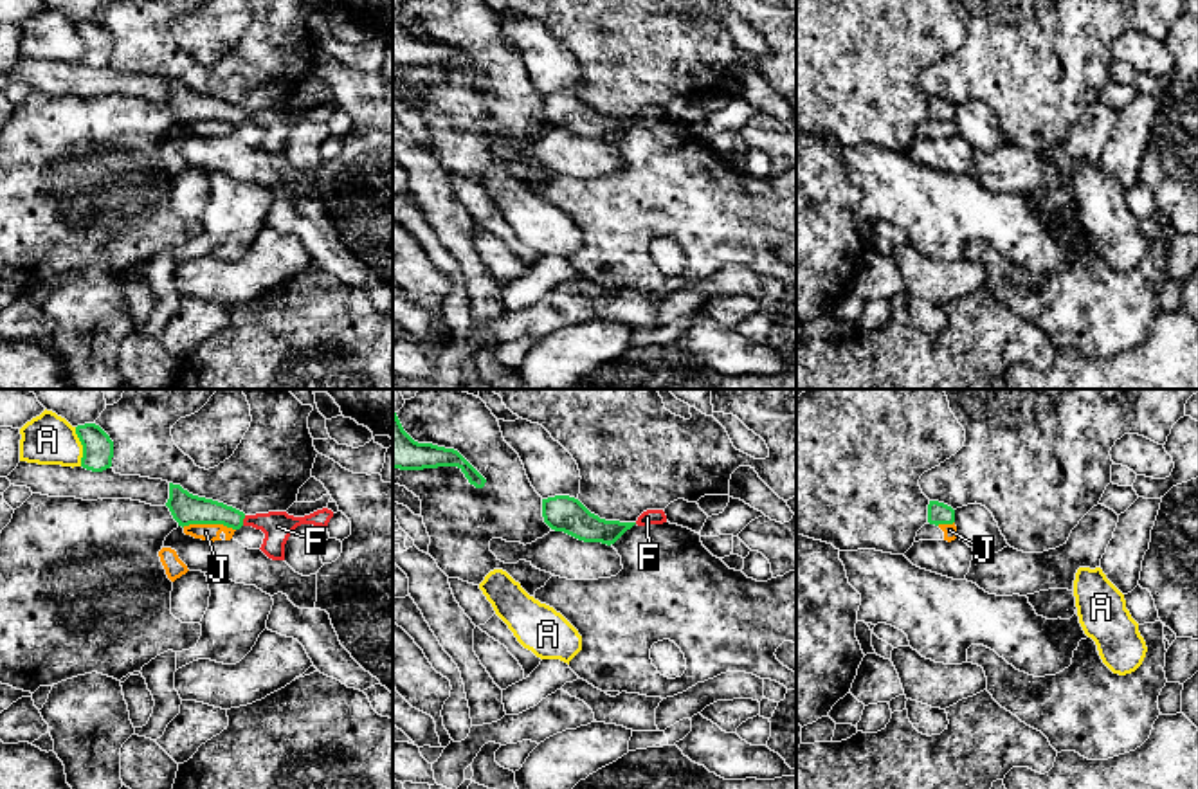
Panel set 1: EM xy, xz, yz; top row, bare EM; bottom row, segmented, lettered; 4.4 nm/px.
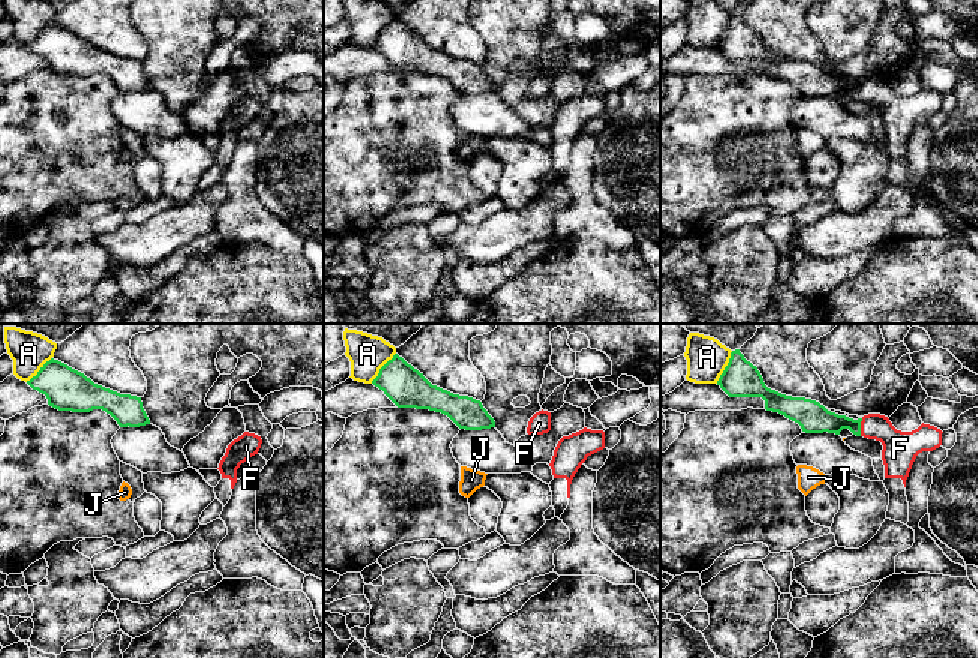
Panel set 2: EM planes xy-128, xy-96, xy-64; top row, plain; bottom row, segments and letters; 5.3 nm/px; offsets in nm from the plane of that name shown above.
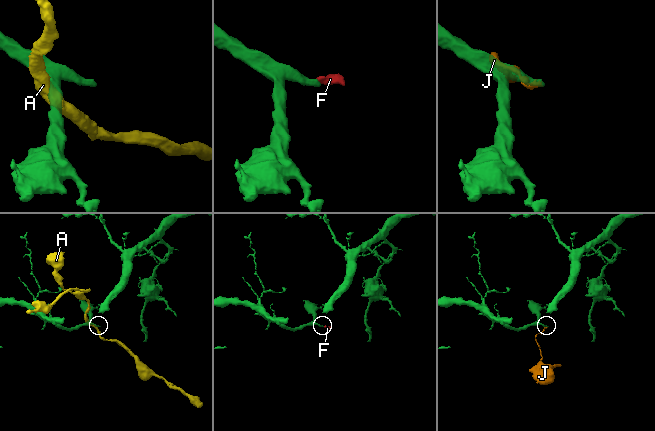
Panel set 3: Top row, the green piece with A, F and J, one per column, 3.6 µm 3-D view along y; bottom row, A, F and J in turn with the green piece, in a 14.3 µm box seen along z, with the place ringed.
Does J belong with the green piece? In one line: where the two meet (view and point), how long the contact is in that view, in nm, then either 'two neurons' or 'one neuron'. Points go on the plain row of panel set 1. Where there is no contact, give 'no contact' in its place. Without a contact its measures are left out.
xy (209, 119) | 240 nm | two neurons

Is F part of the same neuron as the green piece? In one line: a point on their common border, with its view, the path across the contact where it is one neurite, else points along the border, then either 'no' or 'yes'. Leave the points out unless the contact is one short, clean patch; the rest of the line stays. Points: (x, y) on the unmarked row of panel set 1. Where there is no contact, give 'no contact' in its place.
meets green in xy at (242, 117); runs through xy (188, 105), (217, 108), (242, 117), (265, 117), (278, 123); yes

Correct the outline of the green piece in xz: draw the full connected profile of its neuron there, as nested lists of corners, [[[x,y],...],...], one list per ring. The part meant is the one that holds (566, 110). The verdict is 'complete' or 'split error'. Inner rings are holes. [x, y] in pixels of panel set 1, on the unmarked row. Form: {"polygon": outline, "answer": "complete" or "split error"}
{"polygon": [[[555,92],[542,95],[544,119],[584,139],[614,141],[636,119],[605,117],[591,110],[578,95]]], "answer": "complete"}

